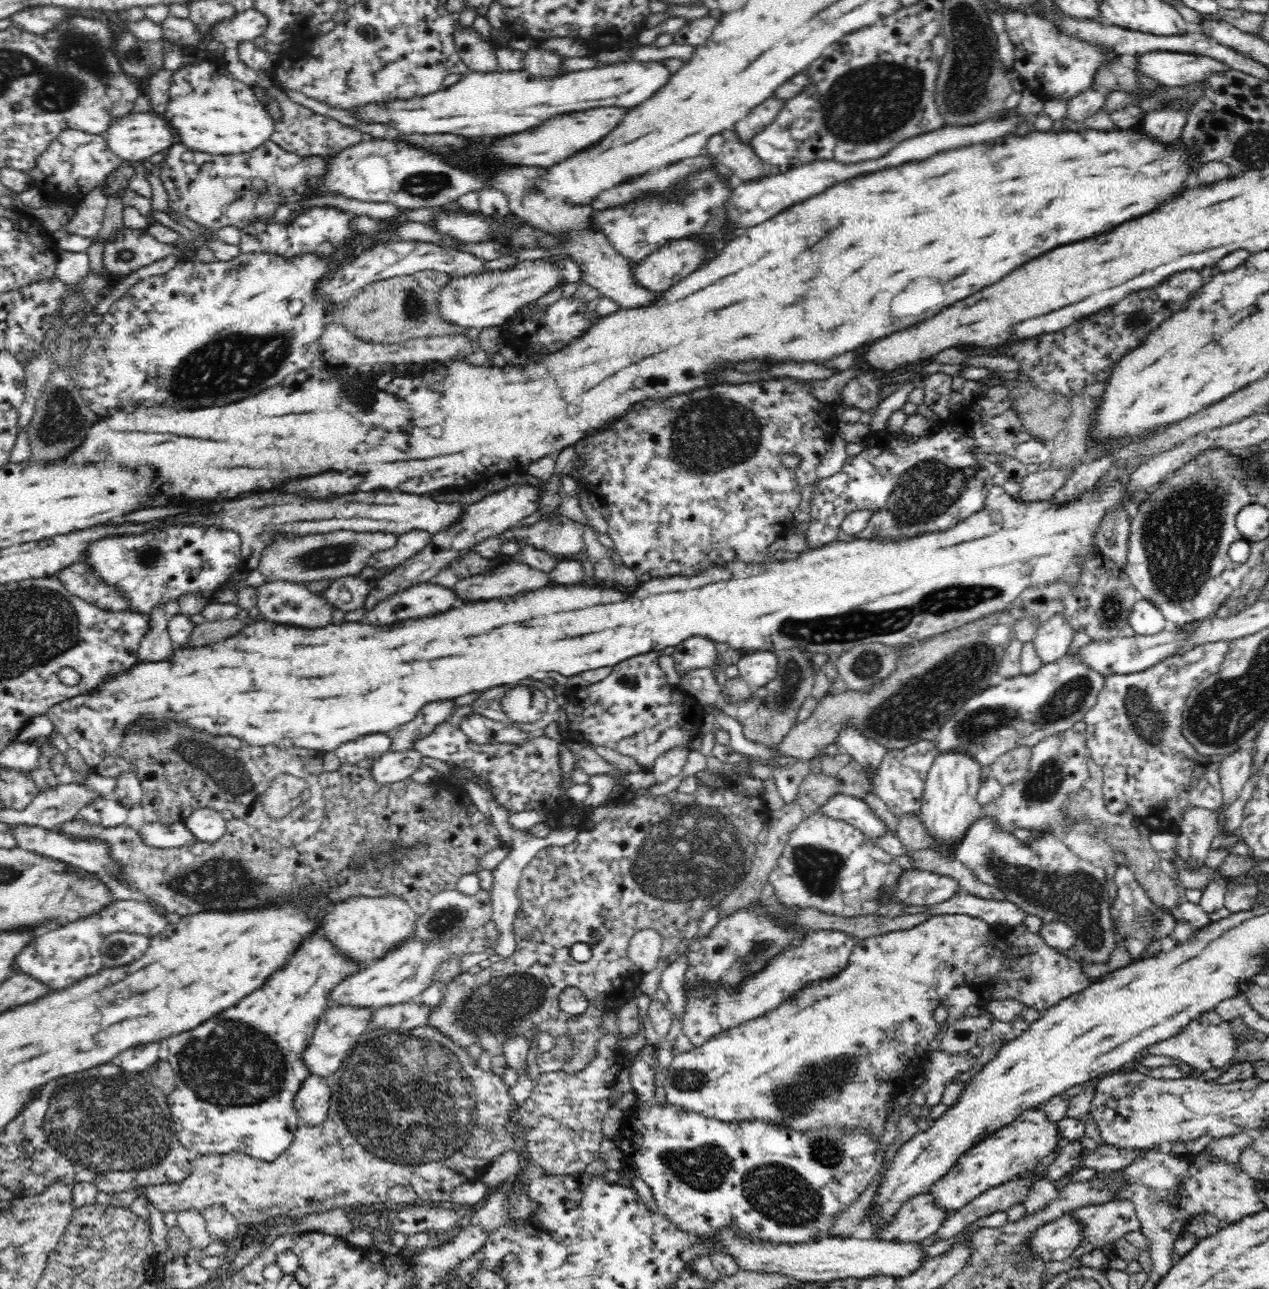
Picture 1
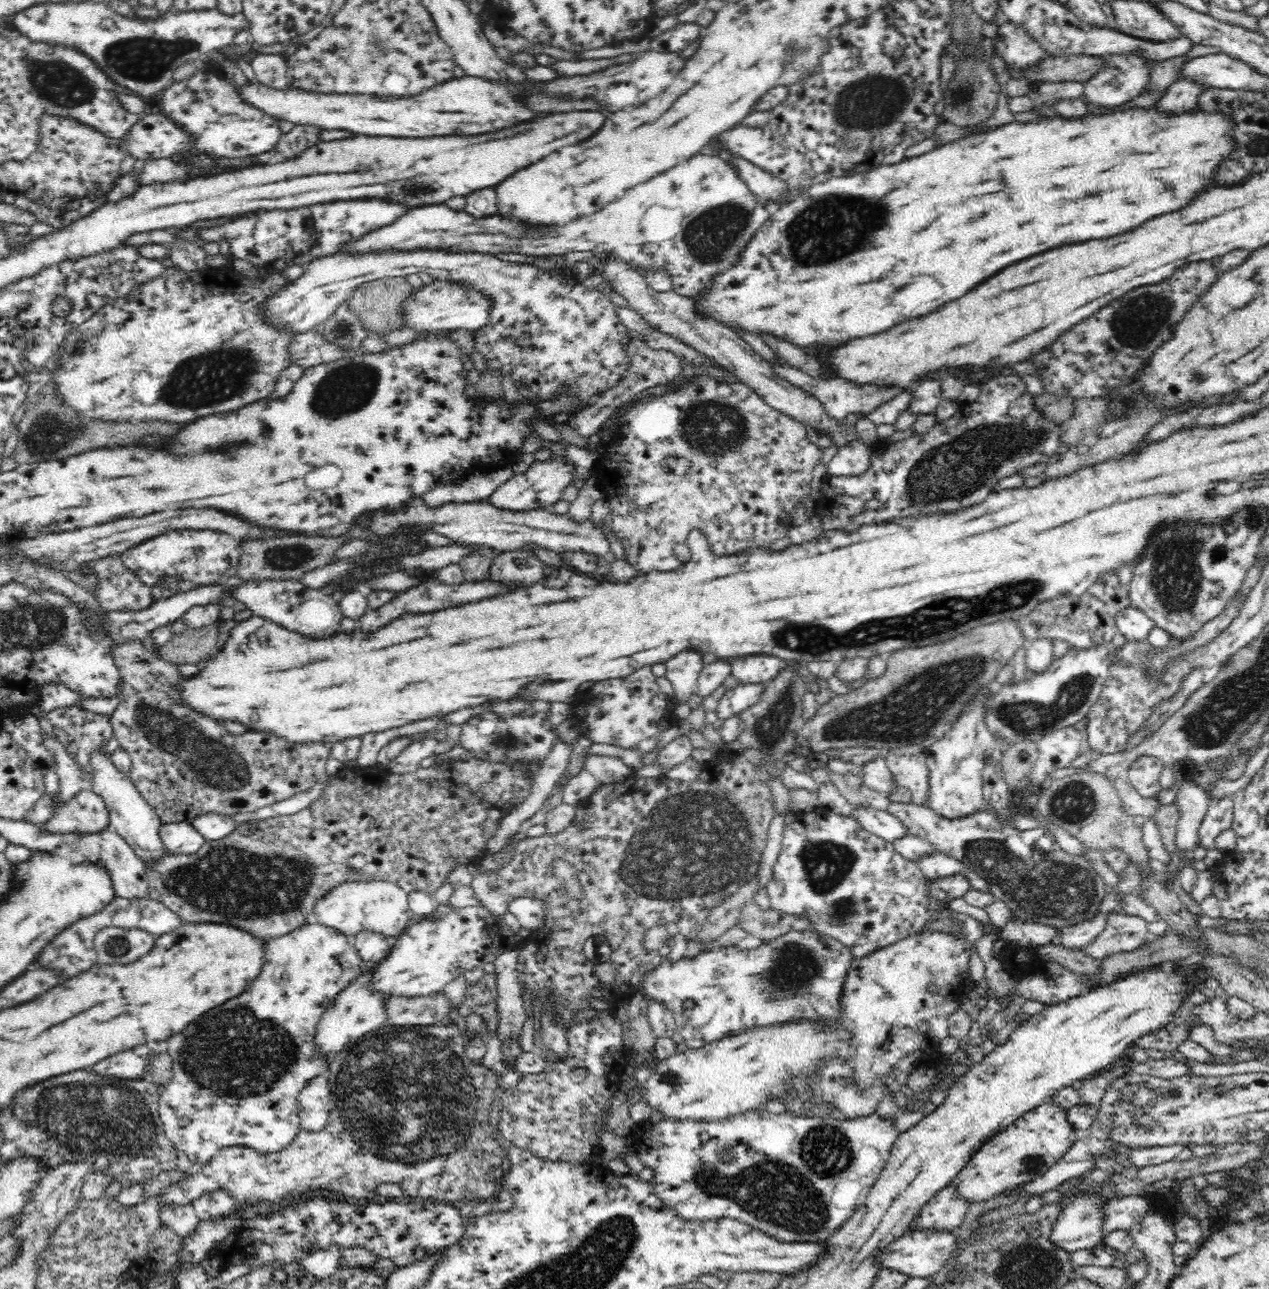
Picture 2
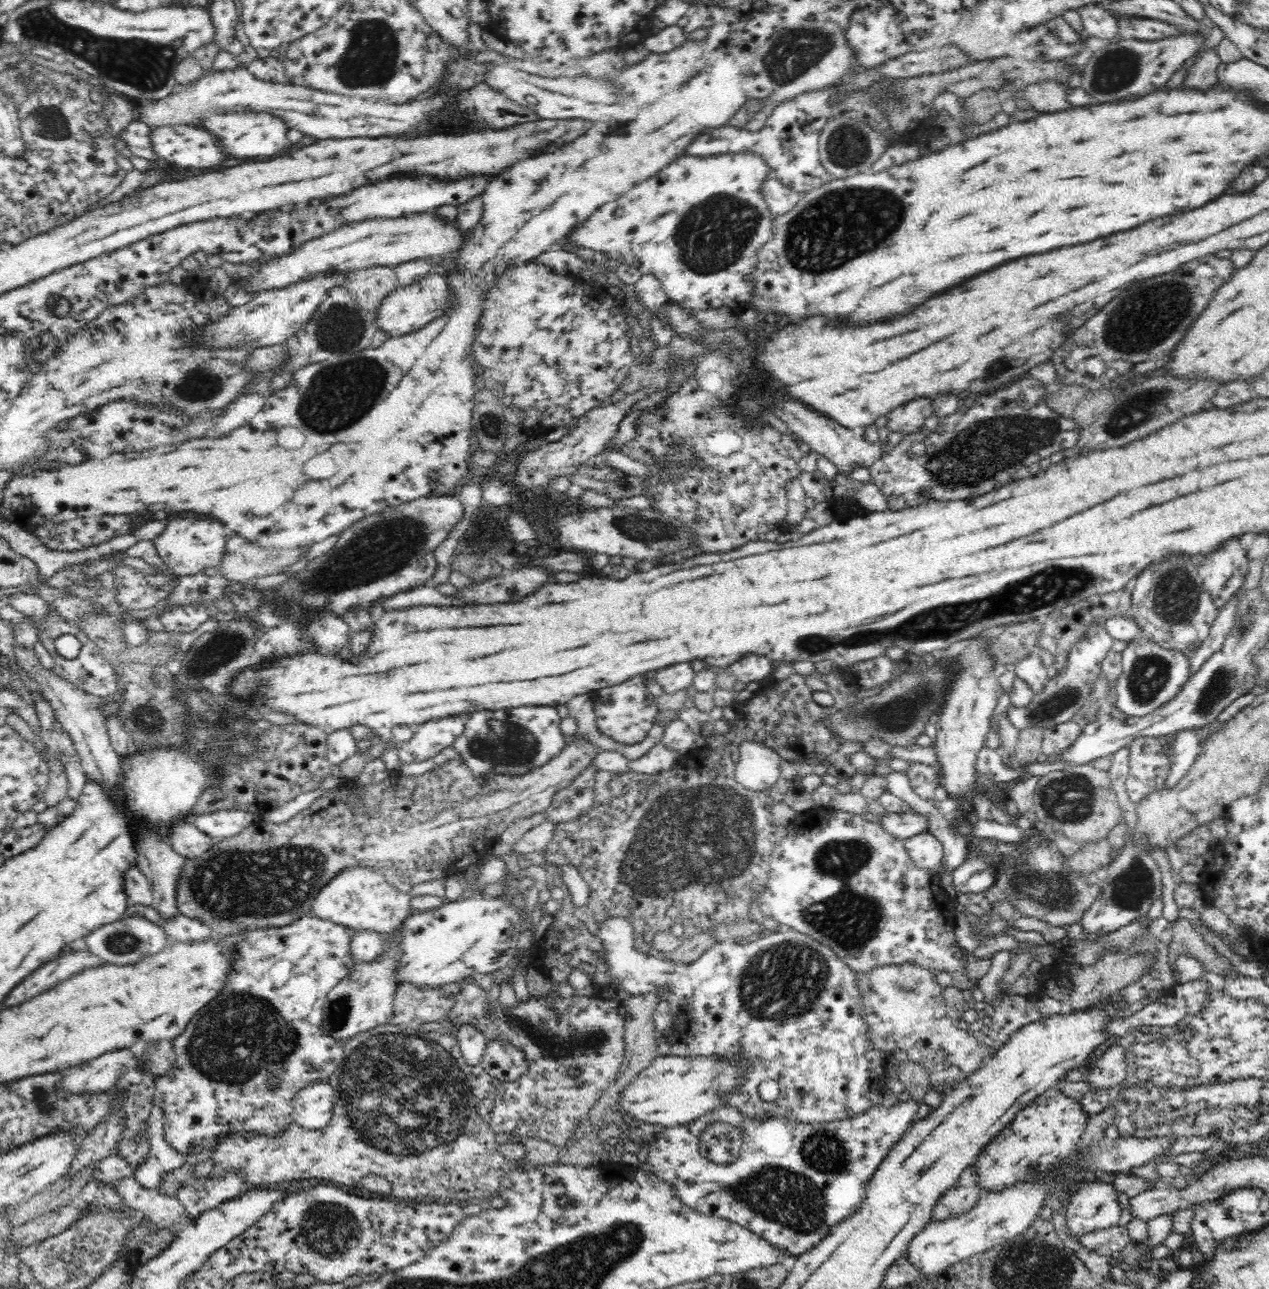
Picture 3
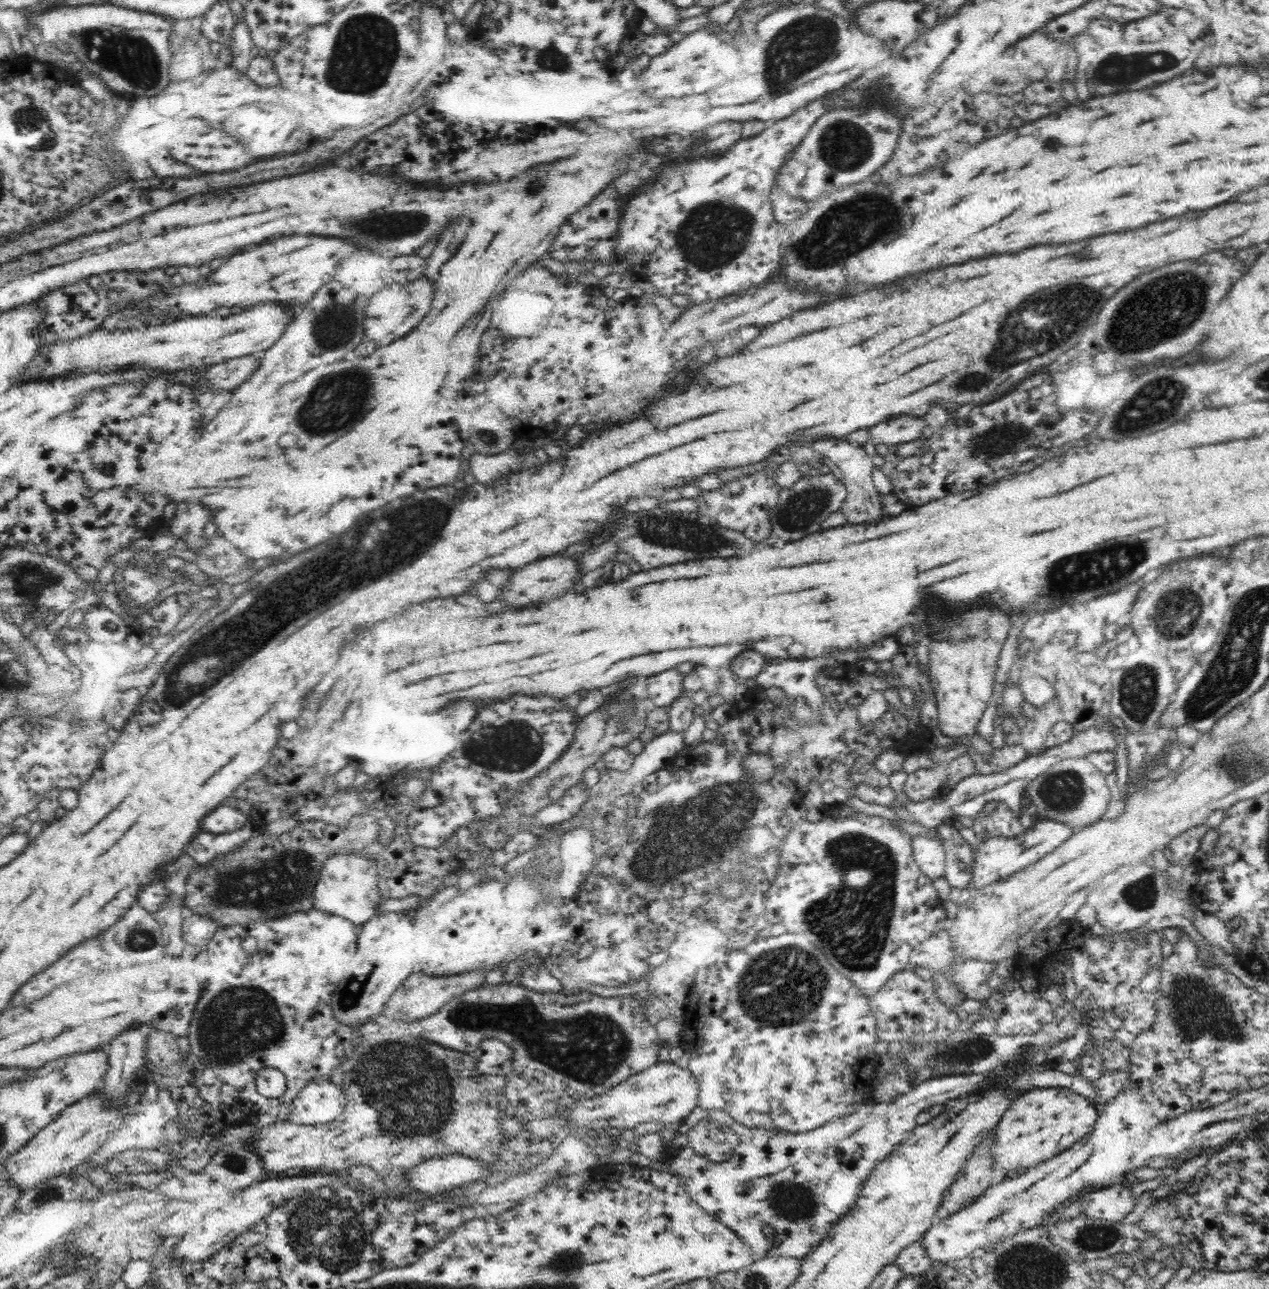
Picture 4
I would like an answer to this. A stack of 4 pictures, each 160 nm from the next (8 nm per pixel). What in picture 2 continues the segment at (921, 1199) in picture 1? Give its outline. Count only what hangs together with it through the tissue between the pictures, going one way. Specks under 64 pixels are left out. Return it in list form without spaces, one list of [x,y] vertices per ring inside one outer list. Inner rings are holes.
[[[951,1184],[936,1193],[921,1209],[912,1229],[930,1228],[934,1230],[952,1230],[964,1222],[964,1214],[968,1212],[970,1202],[958,1193],[958,1186]]]

